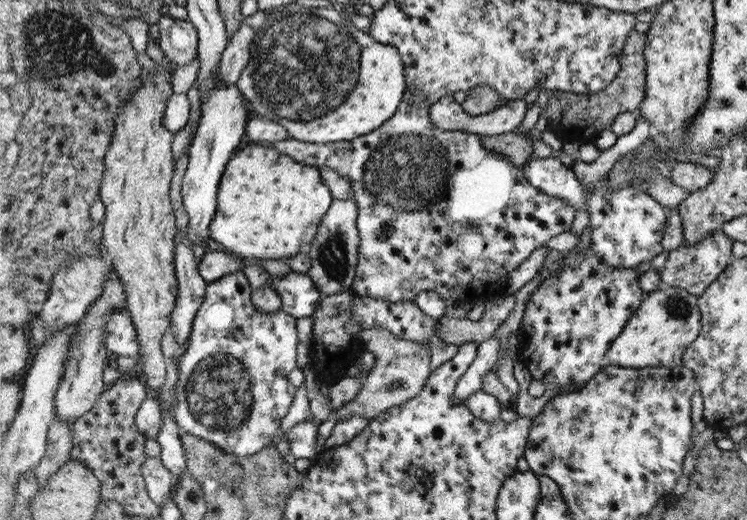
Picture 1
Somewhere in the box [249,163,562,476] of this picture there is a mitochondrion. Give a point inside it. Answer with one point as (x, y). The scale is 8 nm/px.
(333, 257)

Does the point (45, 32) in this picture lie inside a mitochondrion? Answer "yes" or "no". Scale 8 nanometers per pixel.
yes

